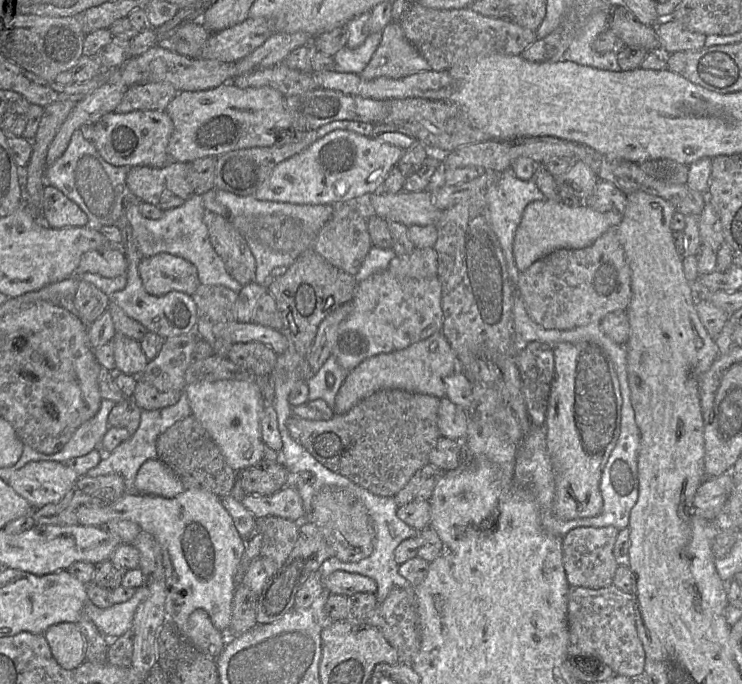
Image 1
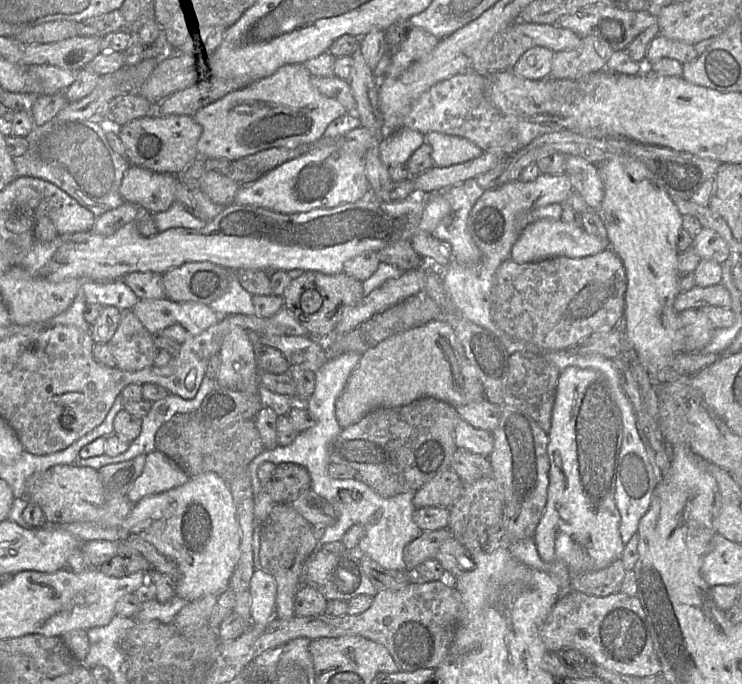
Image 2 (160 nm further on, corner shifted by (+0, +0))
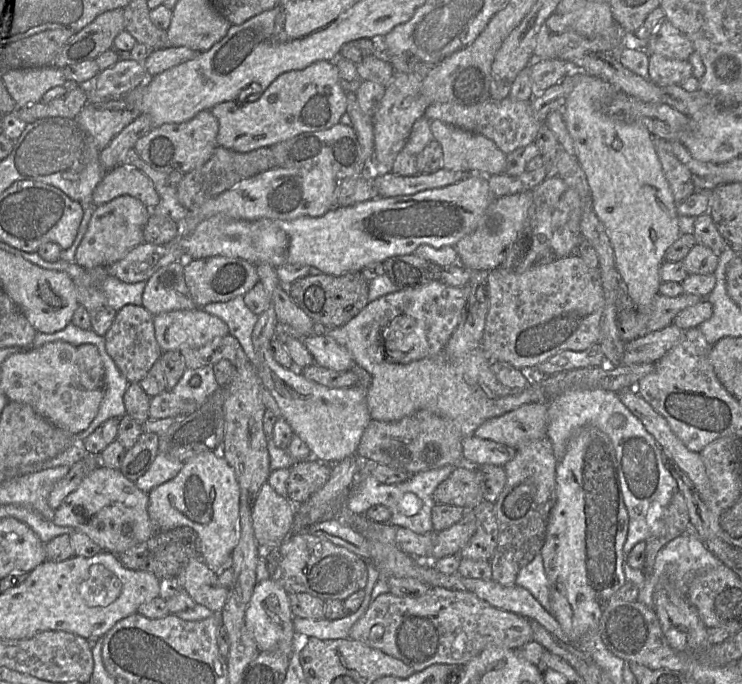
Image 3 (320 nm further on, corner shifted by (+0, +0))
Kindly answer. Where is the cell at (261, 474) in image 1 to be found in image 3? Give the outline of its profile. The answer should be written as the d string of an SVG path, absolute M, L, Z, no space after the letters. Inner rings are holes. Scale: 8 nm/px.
M310 459L293 464L287 479L288 500L298 505L309 499L328 481L332 465Z

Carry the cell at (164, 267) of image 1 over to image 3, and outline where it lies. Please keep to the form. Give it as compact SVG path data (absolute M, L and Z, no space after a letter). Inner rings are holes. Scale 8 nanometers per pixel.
M212 256L202 259L184 259L184 277L191 297L197 307L213 302L227 302L244 296L259 281L257 266L236 257Z

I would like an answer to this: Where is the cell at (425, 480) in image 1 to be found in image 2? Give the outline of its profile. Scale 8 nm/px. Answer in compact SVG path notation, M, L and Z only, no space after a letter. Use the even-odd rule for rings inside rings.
M446 469L415 491L413 504L416 509L428 506L449 509L463 488L464 483L457 473Z

